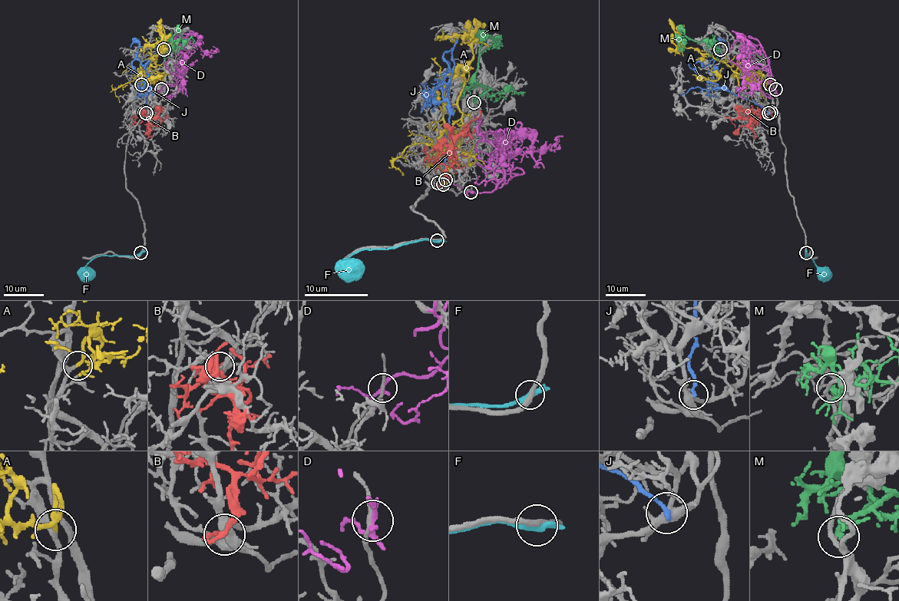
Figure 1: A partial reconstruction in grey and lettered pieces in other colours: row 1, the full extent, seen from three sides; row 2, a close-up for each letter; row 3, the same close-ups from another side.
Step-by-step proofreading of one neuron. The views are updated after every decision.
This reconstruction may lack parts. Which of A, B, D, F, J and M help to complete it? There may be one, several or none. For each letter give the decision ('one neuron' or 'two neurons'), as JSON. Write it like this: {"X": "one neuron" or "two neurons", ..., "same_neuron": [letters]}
{"A": "one neuron", "B": "two neurons", "D": "two neurons", "F": "two neurons", "J": "two neurons", "M": "two neurons", "same_neuron": ["A"]}

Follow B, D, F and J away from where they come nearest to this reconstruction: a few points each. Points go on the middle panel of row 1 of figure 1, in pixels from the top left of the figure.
B: (443, 184), (438, 186), (444, 179), (444, 170), (456, 156), (453, 153), (453, 143), (480, 115), (480, 109)
D: (470, 192), (504, 181), (496, 153), (507, 144), (486, 136), (537, 160), (558, 149), (553, 143)
F: (437, 240), (414, 240), (388, 248), (365, 248), (345, 262), (345, 274), (348, 277)
J: (444, 179), (450, 130), (450, 104), (441, 83), (450, 69), (444, 61), (447, 70), (421, 113)

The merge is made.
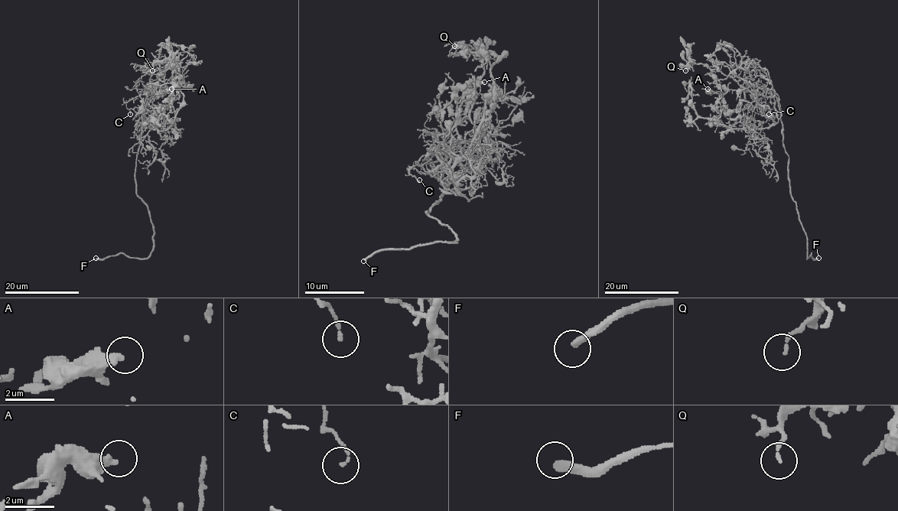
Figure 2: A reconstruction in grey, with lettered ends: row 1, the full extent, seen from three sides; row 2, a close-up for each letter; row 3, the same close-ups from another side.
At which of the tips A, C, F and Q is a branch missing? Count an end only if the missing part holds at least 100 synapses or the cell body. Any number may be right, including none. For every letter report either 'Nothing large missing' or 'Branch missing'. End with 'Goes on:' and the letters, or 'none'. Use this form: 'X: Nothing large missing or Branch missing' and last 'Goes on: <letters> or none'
A: Nothing large missing
C: Nothing large missing
F: Branch missing
Q: Nothing large missing
Goes on: F

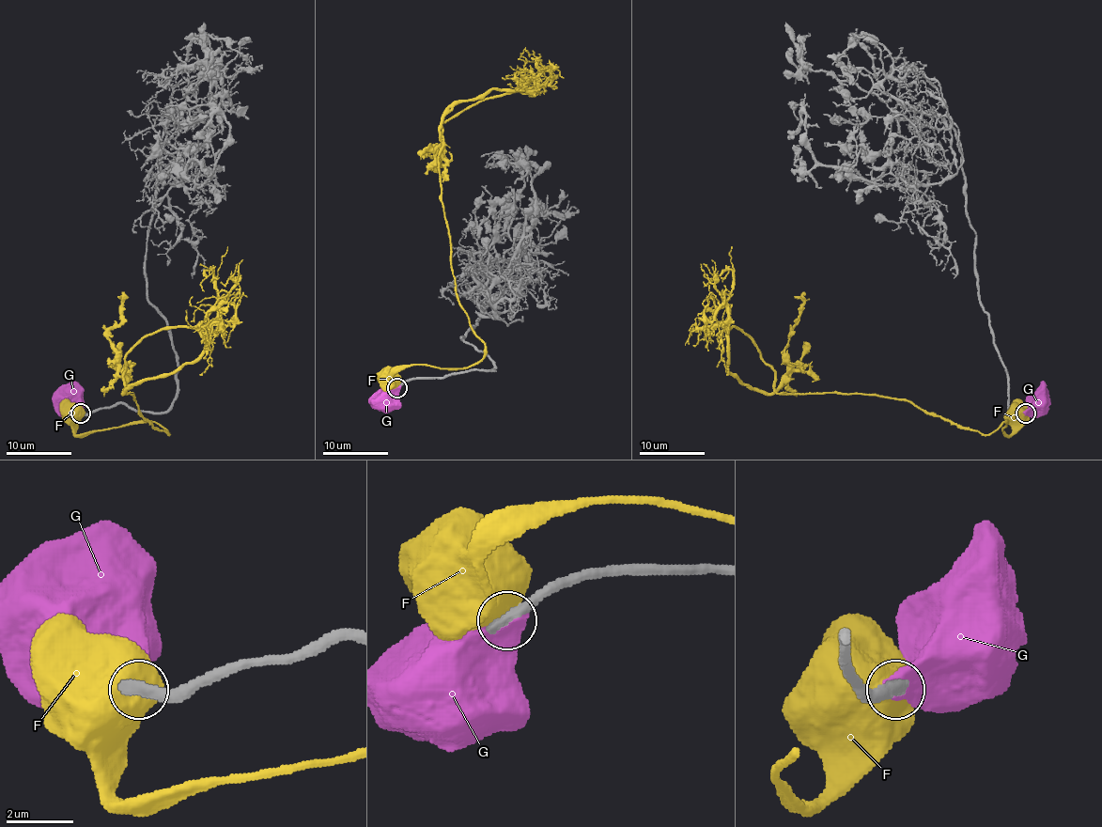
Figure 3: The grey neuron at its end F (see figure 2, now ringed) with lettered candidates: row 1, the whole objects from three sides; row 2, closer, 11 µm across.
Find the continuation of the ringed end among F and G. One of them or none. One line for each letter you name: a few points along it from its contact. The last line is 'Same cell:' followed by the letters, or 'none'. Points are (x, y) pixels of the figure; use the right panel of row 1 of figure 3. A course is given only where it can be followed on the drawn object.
G: Its course: (1025, 413), (1030, 413), (1038, 404)
Same cell: G

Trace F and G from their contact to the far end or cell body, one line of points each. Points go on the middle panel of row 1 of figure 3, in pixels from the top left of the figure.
F: (396, 387), (386, 387), (383, 383), (385, 377)
G: (396, 387), (386, 400)

